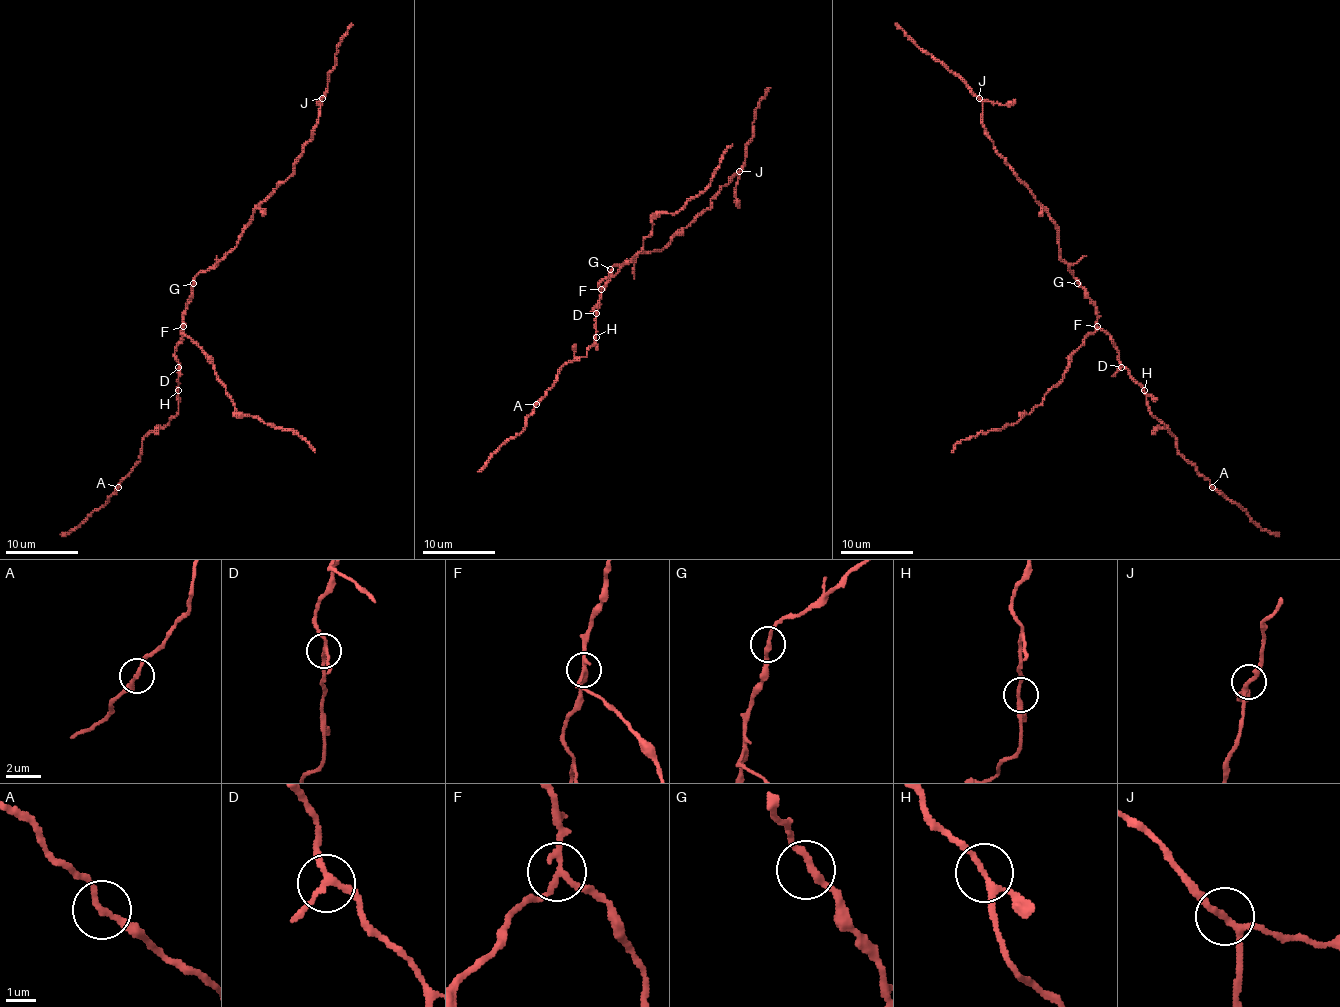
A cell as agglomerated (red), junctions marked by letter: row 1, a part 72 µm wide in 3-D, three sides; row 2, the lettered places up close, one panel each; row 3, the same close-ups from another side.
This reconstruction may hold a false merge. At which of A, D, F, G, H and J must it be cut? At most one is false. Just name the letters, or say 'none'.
F

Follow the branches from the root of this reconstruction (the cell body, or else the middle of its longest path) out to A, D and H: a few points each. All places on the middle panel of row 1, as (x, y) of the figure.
A: (612, 271), (592, 310), (596, 342), (585, 357), (568, 360), (559, 370), (558, 380), (536, 404)
D: (612, 271), (610, 280), (601, 290), (599, 302), (592, 310), (596, 313)
H: (612, 271), (610, 280), (601, 290), (599, 302), (592, 310), (596, 313), (596, 337)

